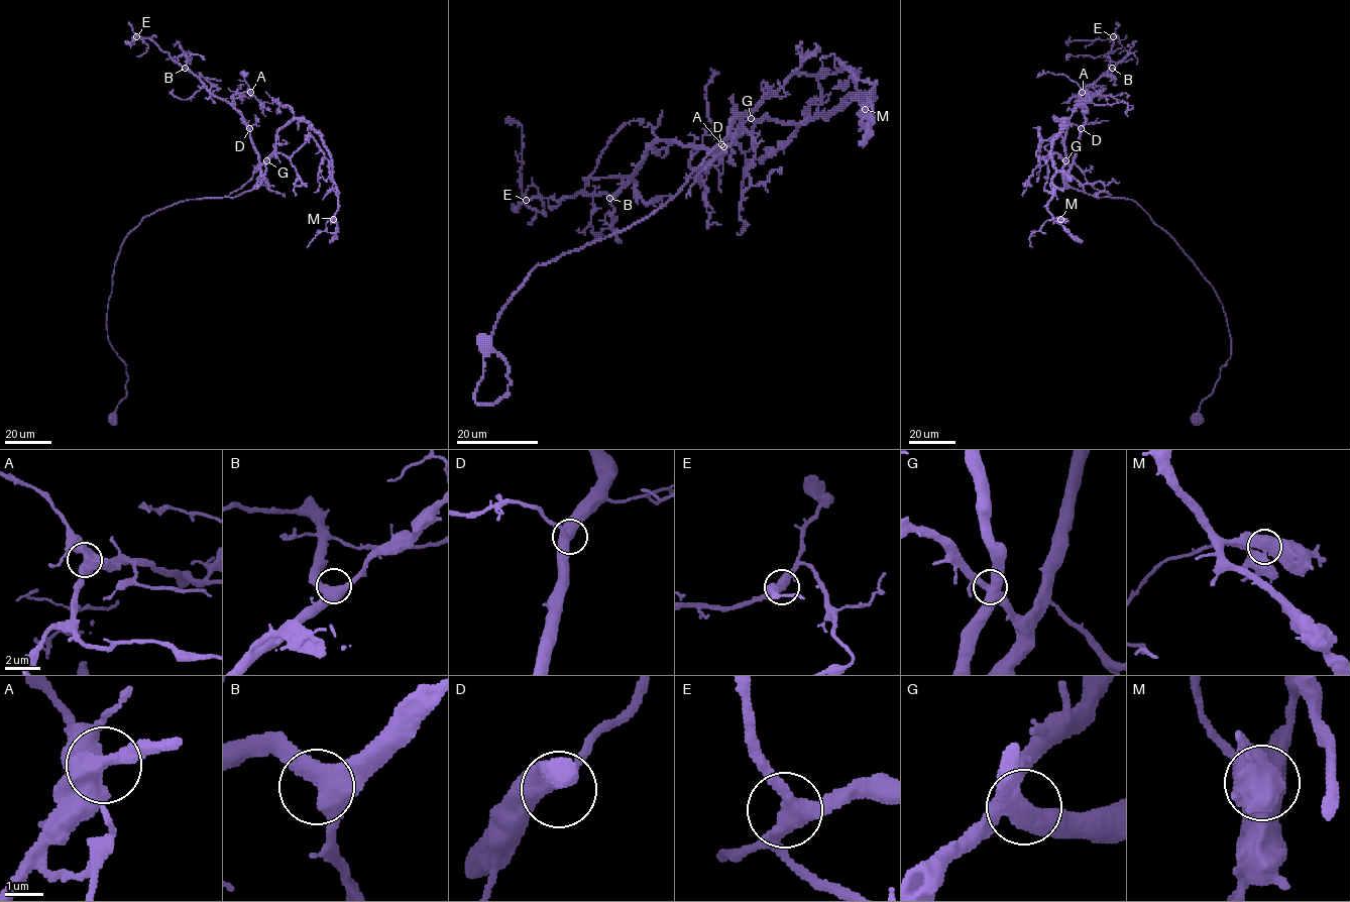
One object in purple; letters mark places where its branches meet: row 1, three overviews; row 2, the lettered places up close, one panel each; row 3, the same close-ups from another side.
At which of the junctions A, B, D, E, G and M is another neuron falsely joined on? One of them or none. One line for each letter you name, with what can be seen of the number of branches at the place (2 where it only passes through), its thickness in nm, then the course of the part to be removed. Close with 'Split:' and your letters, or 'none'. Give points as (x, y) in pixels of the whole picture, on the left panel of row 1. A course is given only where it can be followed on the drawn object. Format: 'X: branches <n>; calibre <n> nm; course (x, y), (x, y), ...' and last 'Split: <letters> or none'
M: branches 4; calibre 550 nm; course (332, 218), (329, 218), (326, 229), (307, 247)
Split: M

